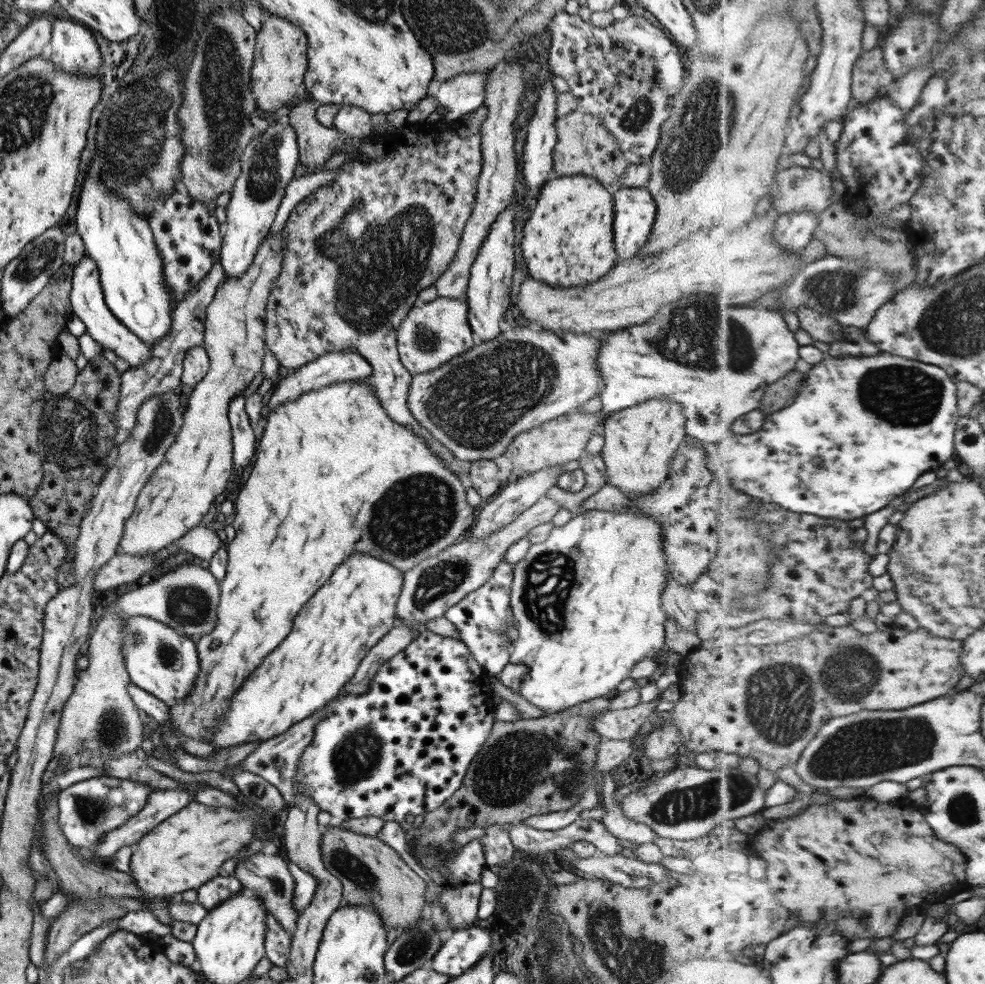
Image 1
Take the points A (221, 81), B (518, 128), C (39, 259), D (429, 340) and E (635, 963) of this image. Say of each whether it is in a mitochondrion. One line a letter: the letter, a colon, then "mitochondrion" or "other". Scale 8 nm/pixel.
A: mitochondrion
B: other
C: mitochondrion
D: mitochondrion
E: mitochondrion

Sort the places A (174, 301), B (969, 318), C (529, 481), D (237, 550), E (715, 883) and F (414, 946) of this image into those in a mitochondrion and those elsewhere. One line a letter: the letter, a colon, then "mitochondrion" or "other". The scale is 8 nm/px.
A: other
B: mitochondrion
C: other
D: other
E: other
F: mitochondrion

